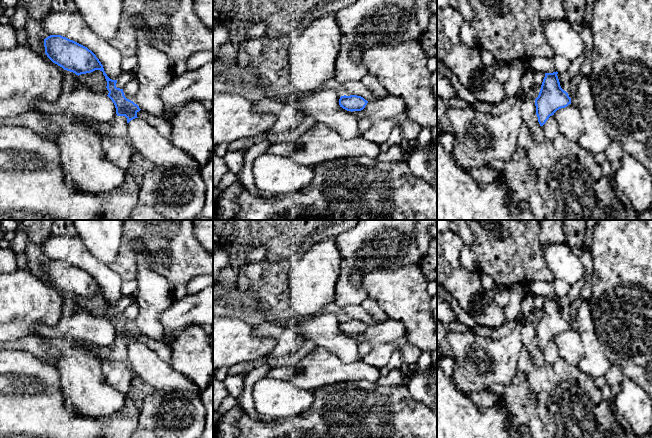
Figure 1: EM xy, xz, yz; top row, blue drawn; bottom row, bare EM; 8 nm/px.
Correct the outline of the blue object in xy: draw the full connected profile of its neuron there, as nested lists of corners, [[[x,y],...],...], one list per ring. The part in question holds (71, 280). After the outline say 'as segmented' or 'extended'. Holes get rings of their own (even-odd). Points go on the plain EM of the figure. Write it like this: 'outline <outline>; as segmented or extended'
outline [[[50,259],[45,262],[44,271],[45,278],[53,287],[62,291],[64,294],[75,297],[78,300],[81,298],[91,297],[95,294],[103,296],[107,305],[106,312],[109,315],[107,320],[114,327],[117,340],[125,340],[127,342],[128,359],[134,376],[140,377],[145,383],[150,385],[154,391],[183,390],[194,394],[202,392],[199,386],[175,371],[168,363],[161,360],[152,349],[137,341],[137,337],[141,334],[139,330],[125,321],[123,313],[116,311],[117,304],[112,304],[107,300],[103,289],[91,274],[61,259]]]; extended

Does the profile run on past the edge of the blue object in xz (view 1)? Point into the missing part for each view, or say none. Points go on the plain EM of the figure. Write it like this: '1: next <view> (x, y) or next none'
1: next none

